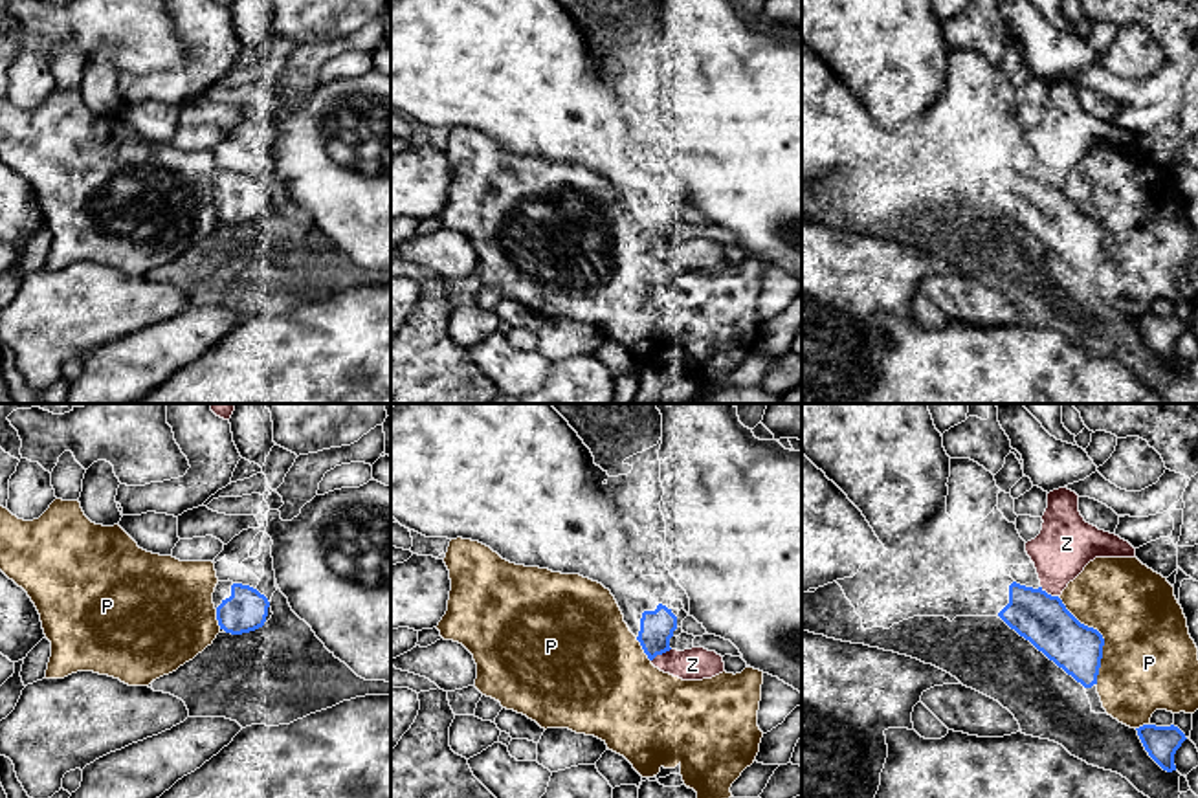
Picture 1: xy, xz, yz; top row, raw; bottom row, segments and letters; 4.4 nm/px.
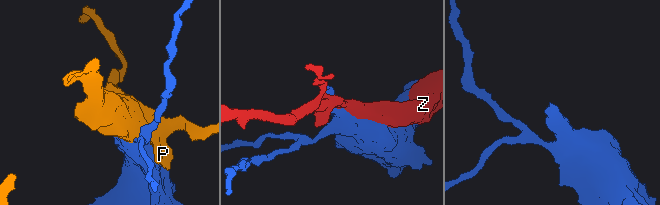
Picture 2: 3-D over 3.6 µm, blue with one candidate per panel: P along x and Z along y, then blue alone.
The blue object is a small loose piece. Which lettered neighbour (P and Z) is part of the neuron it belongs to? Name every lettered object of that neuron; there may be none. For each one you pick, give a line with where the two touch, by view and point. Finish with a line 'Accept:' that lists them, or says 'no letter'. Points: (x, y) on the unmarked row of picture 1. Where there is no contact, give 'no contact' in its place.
Accept: no letter

